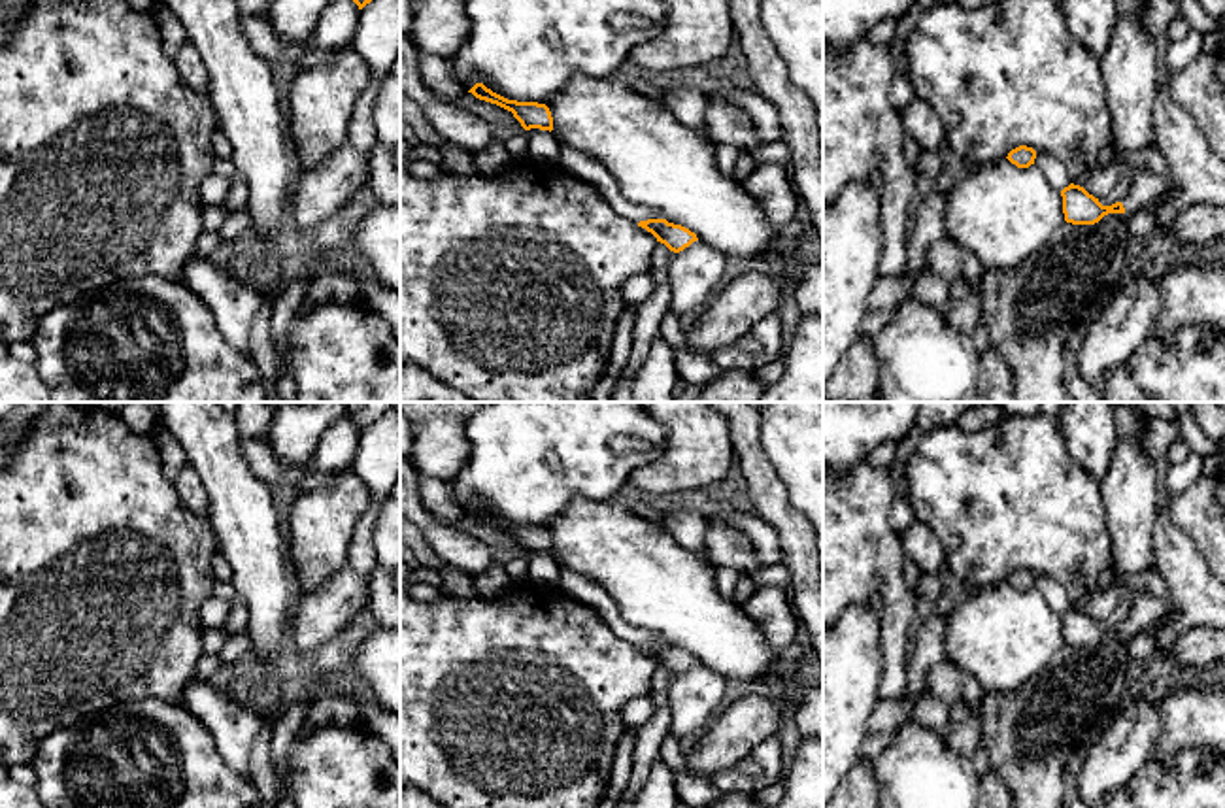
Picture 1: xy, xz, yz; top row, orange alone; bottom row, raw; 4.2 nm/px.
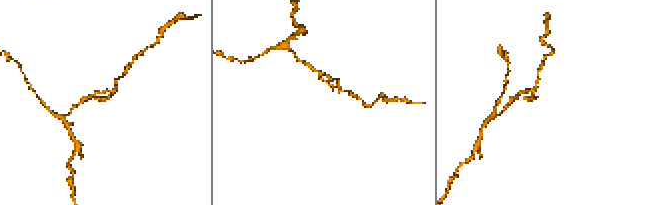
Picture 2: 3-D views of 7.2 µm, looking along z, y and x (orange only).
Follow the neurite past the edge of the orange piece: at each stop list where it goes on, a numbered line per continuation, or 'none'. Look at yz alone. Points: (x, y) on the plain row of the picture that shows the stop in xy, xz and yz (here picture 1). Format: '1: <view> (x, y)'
1: yz (1148, 610)

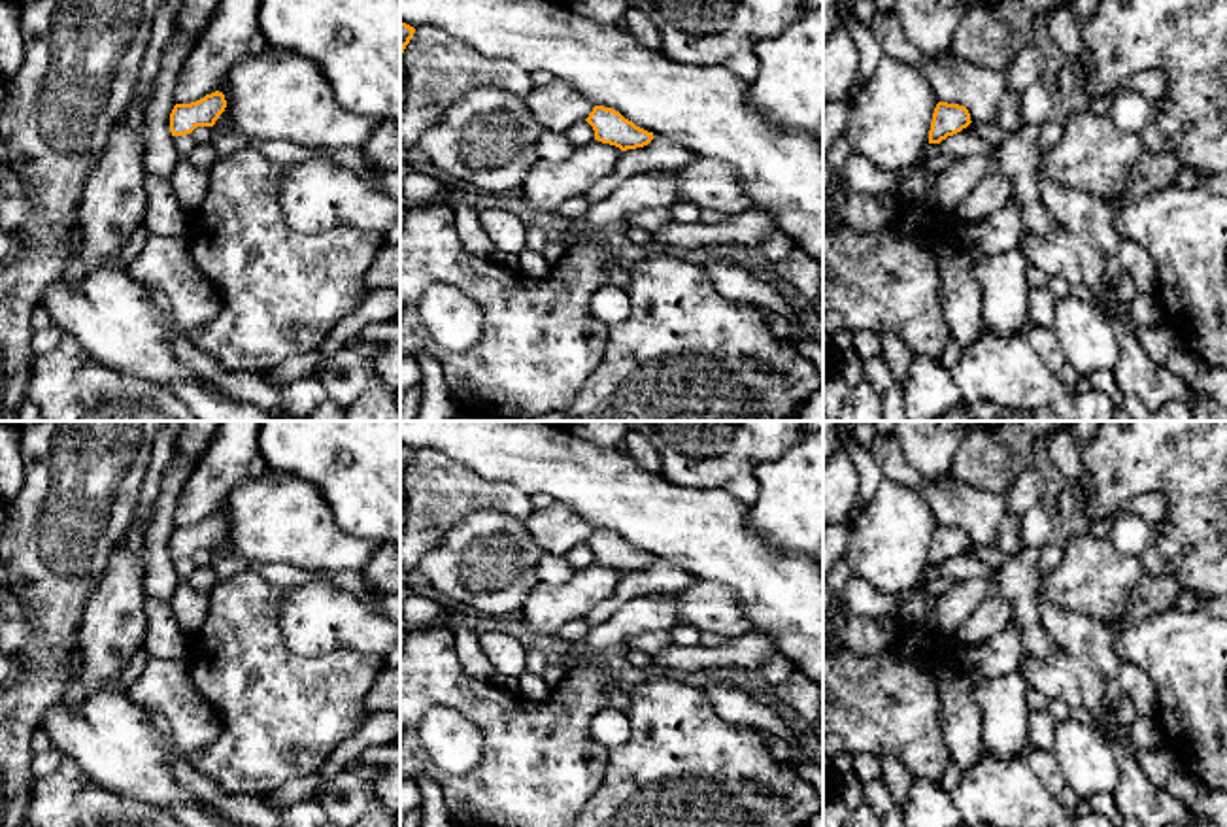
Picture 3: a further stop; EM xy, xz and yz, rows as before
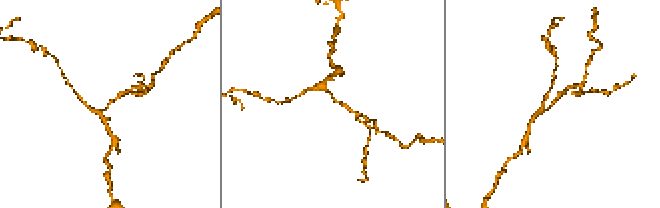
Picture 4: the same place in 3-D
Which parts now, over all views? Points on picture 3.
none

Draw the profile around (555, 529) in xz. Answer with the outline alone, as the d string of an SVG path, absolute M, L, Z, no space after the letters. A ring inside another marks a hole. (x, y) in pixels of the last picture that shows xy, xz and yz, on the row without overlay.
M563 502L532 510L525 527L544 553L566 555L589 540L595 527Z

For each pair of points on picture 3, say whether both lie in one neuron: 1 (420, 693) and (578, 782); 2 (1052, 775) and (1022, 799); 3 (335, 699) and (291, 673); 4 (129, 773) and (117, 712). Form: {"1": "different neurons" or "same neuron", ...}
{"1": "same neuron", "2": "different neurons", "3": "same neuron", "4": "same neuron"}

